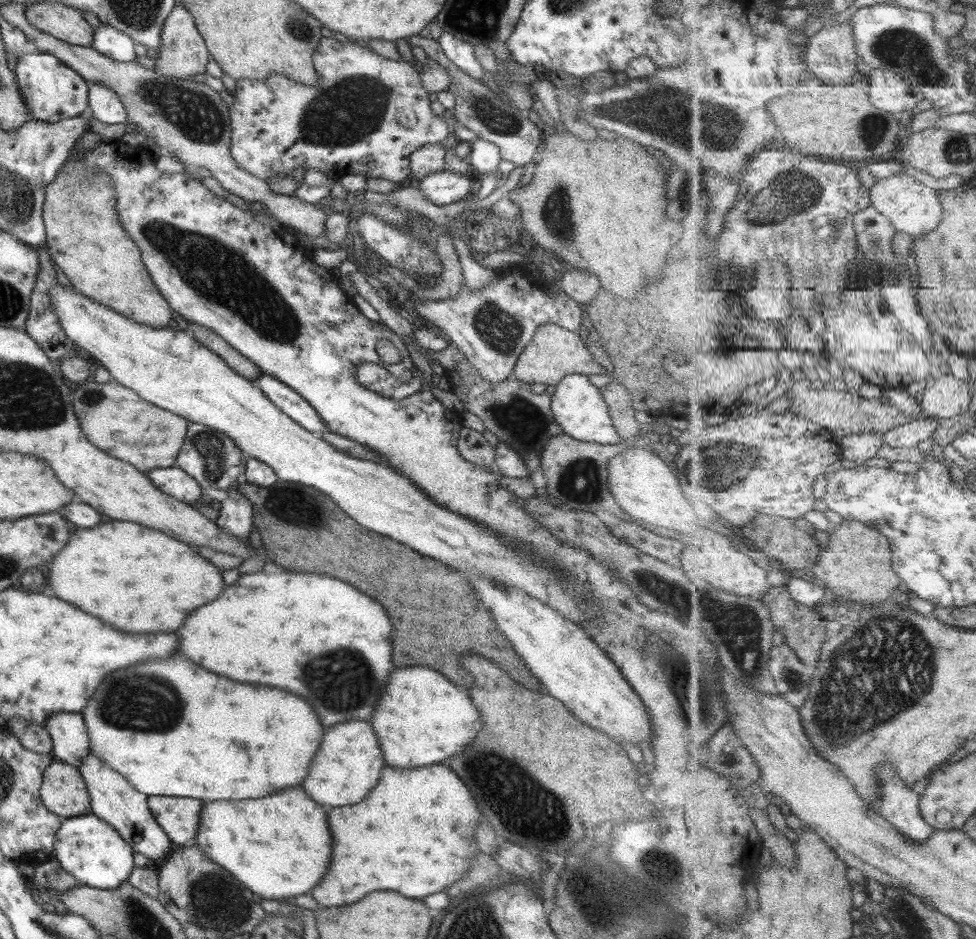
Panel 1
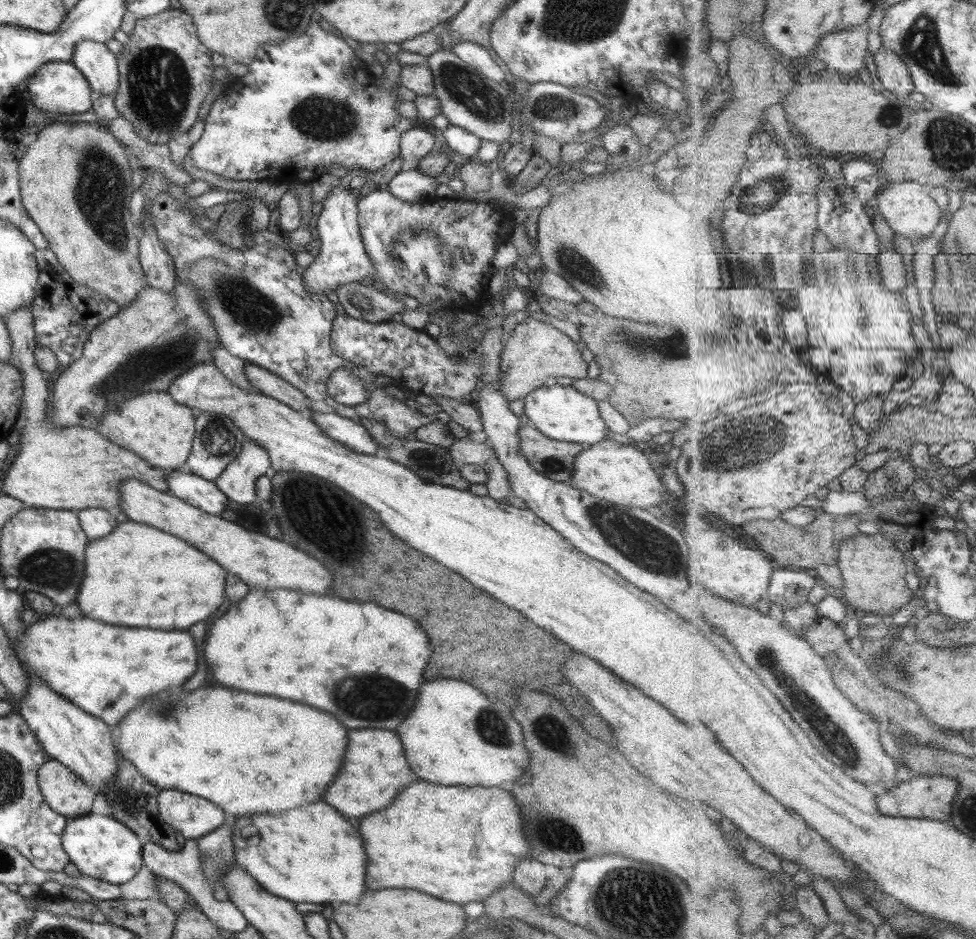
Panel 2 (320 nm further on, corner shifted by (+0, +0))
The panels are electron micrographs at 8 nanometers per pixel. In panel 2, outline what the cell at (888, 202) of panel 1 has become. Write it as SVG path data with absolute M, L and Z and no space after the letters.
M885 182L881 192L875 200L877 212L885 217L889 227L896 233L910 238L911 246L917 251L917 245L921 238L930 236L939 220L941 220L941 208L939 204L929 196L927 186L919 182L891 183Z

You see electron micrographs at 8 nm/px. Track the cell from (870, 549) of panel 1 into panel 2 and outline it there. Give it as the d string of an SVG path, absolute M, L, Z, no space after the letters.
M881 532L871 535L859 533L848 538L840 546L837 565L843 578L843 599L859 614L875 614L880 617L897 614L917 595L905 581L905 574L911 570L910 563L905 560L895 542Z

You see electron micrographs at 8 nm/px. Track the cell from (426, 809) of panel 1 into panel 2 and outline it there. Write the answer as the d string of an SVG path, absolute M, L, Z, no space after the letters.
M425 781L415 782L411 786L406 786L394 799L393 804L389 804L389 808L385 808L383 812L375 812L369 814L365 818L361 818L359 822L359 830L365 838L365 854L369 858L367 864L367 874L365 874L365 886L375 890L375 888L413 888L419 892L425 892L433 898L445 900L445 902L455 902L462 905L467 902L482 902L489 896L489 892L495 892L495 888L499 888L501 884L505 884L512 880L512 874L515 865L524 858L530 858L530 846L523 832L524 824L521 822L520 812L513 796L505 790L501 790L501 786L441 786L440 784L429 783Z

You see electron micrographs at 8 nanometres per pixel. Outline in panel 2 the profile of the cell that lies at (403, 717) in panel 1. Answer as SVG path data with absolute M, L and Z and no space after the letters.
M457 680L423 682L417 704L409 718L395 730L404 748L409 770L417 780L441 786L503 786L519 778L530 763L529 752L523 746L519 724L505 712L497 712L493 702L478 688Z

